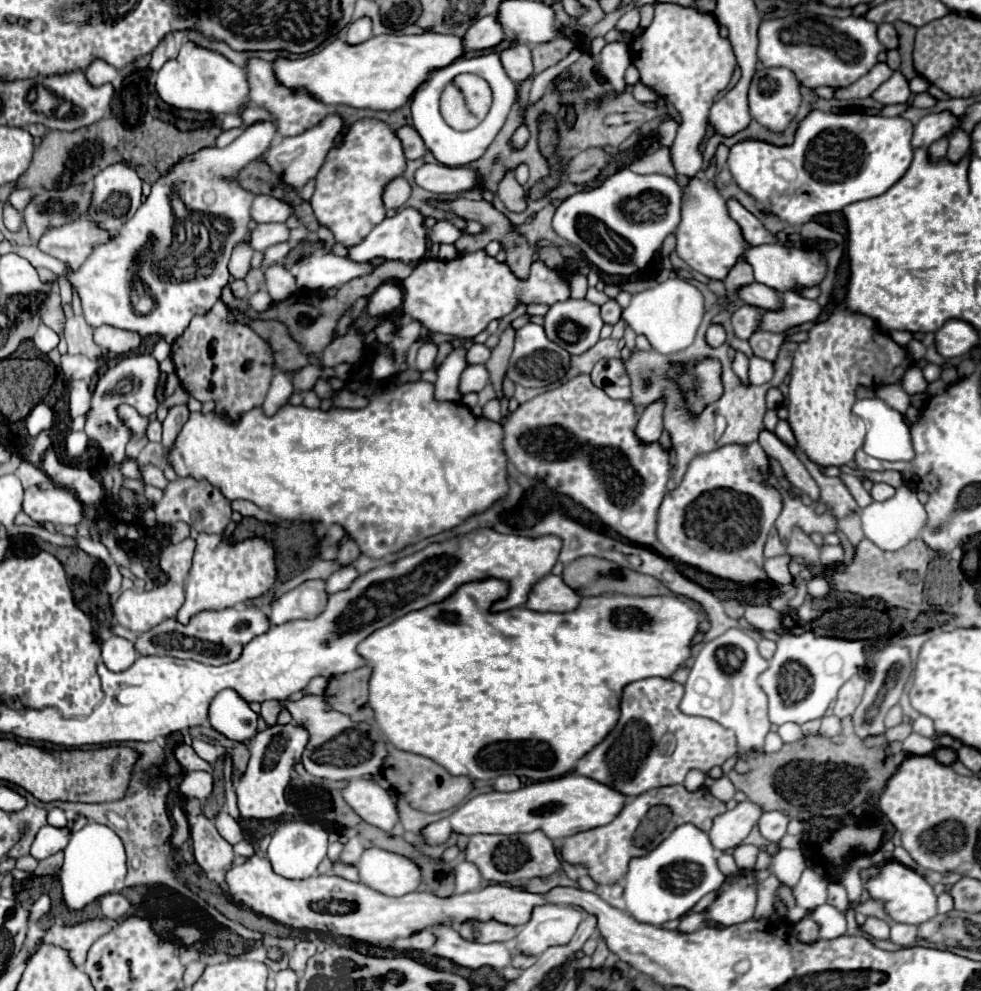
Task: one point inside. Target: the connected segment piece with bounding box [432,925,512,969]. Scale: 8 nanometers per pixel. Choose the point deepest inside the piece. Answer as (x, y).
(449, 944)

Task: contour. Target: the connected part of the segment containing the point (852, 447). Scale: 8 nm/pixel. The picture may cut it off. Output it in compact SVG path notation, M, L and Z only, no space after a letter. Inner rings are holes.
M834 311L826 321L814 323L808 341L798 345L790 371L788 423L796 437L796 449L820 467L848 465L866 435L864 421L852 417L850 411L856 387L900 383L908 367L912 367L912 359L906 349L880 333L874 319L862 313Z

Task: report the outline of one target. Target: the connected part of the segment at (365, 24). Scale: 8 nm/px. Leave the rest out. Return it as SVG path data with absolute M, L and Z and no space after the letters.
M362 17L354 23L348 25L348 35L346 35L346 43L350 45L358 45L362 41L368 41L372 37L372 23L368 17Z

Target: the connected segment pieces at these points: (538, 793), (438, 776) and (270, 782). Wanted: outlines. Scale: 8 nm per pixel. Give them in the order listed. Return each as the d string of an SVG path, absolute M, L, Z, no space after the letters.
M568 773L558 779L524 785L518 791L510 791L510 793L490 791L478 795L468 803L464 803L462 807L458 807L450 817L430 823L422 831L422 835L426 837L428 845L446 843L450 831L464 833L464 835L474 835L474 833L512 835L512 833L530 833L534 829L542 829L550 839L558 839L610 823L622 811L624 803L626 803L626 795L618 793L616 789L610 789L608 785L602 785L600 781L594 781L590 777Z
M386 743L386 765L382 765L382 775L392 785L392 789L404 797L410 807L424 811L424 813L440 813L446 809L452 809L464 801L464 797L472 791L472 781L468 777L454 777L442 765L434 763L428 757L406 753L400 749L394 749L394 745Z
M296 723L274 725L256 733L250 739L250 763L244 777L234 787L238 799L238 811L242 819L276 819L284 815L284 791L292 779L292 769L300 761L300 755L308 743L308 733Z

